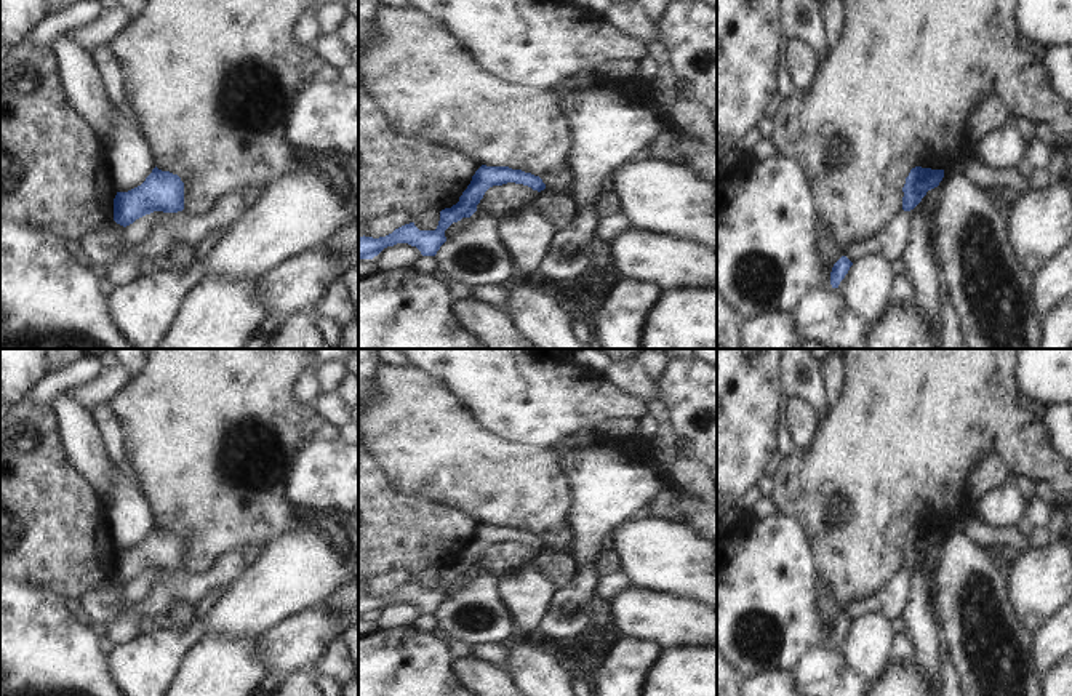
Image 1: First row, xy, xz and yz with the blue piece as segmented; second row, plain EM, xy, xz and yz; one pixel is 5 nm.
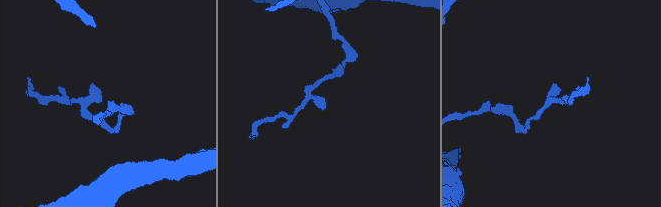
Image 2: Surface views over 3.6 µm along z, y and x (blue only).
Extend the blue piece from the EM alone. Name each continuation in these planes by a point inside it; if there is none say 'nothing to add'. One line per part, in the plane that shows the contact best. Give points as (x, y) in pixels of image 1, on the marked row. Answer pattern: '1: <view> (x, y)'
nothing to add.

